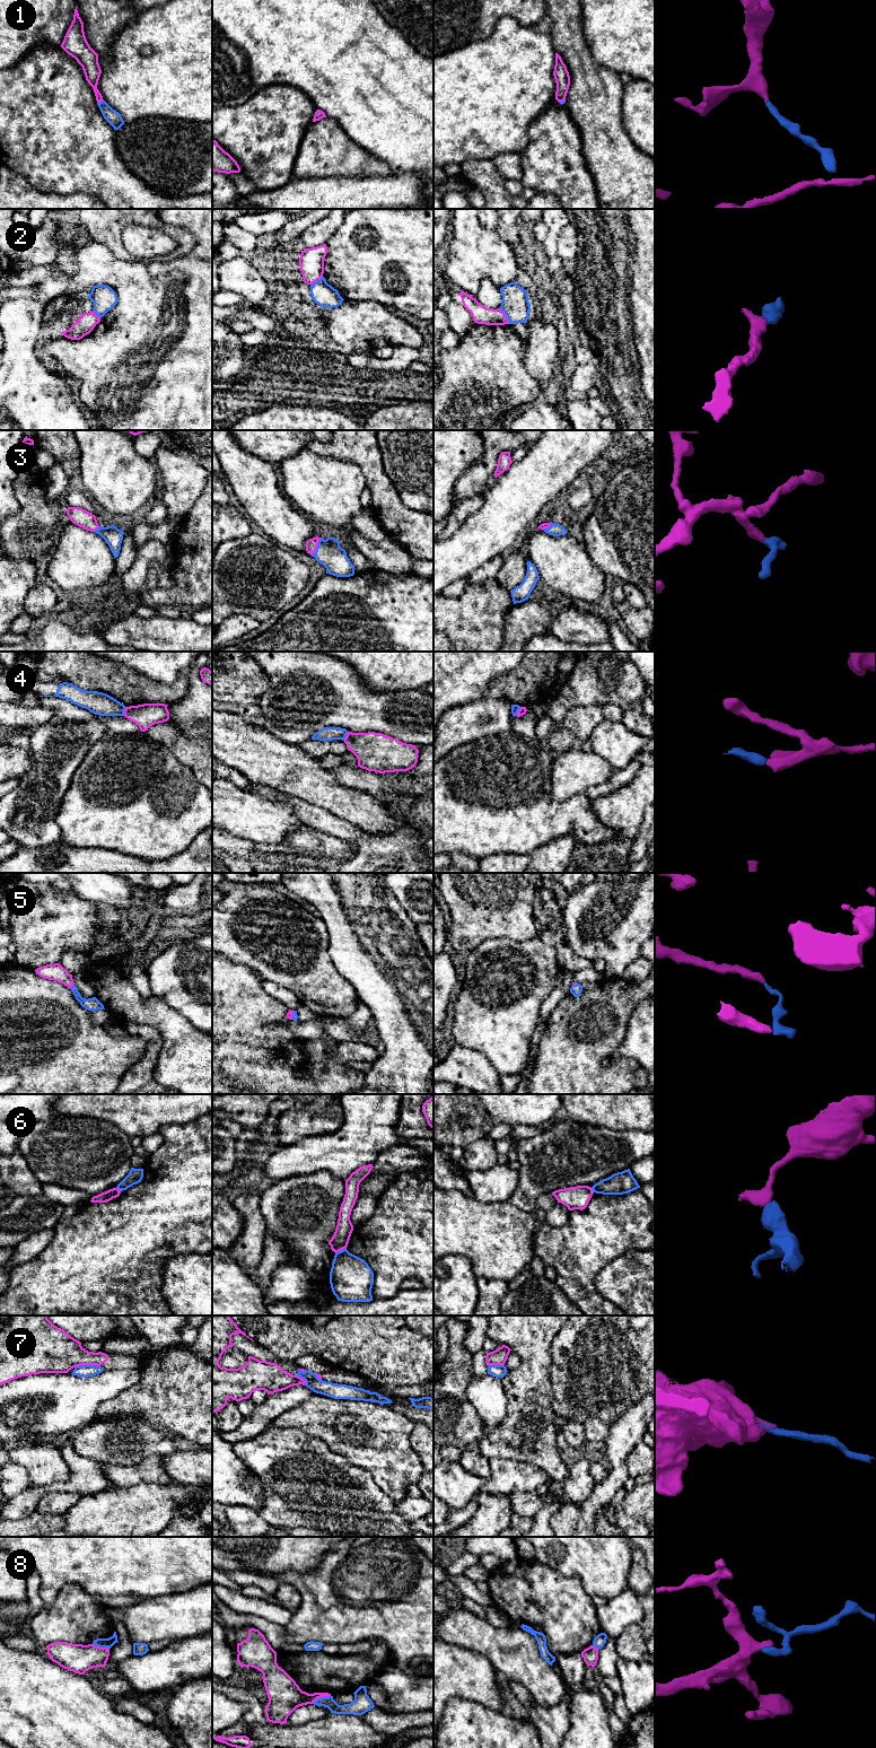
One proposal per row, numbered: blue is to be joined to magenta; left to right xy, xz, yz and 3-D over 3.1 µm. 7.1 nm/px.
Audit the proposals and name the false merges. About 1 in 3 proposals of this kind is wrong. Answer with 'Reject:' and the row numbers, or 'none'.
Reject: 2, 4, 6, 7, 8

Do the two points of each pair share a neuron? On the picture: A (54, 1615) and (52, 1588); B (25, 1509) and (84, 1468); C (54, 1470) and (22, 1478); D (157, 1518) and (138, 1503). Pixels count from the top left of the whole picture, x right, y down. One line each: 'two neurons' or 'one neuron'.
A: two neurons
B: one neuron
C: two neurons
D: one neuron

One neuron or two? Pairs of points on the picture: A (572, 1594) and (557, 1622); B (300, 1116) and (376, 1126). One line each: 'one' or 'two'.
A: one
B: two

